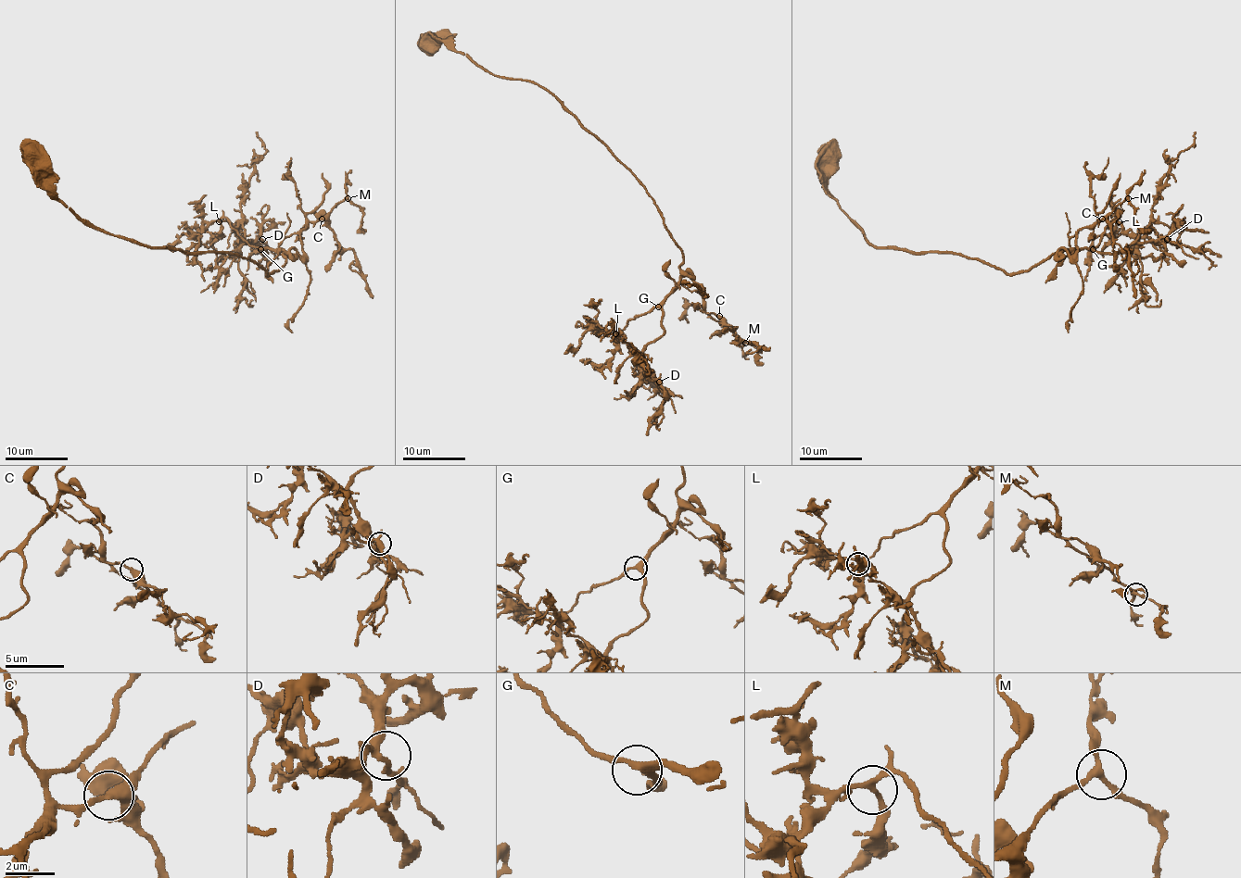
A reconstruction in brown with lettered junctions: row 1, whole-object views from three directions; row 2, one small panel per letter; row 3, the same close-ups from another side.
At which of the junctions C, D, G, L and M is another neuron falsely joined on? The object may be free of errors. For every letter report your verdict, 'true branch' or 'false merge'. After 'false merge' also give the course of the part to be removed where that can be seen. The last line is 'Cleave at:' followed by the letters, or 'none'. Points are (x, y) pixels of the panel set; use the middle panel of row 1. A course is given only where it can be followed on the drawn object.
C: true branch
D: true branch
G: true branch
L: true branch
M: true branch
Cleave at: none

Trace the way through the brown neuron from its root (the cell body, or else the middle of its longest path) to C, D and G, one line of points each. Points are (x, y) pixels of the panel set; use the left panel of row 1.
C: (32, 152), (44, 187), (67, 207), (147, 246), (235, 253), (270, 273), (285, 262), (279, 244), (322, 219)
D: (32, 152), (44, 187), (97, 230), (235, 253), (276, 271), (284, 253), (246, 242), (262, 239)
G: (32, 152), (44, 187), (97, 230), (147, 246), (235, 253), (265, 273), (285, 262), (283, 251), (260, 249)

